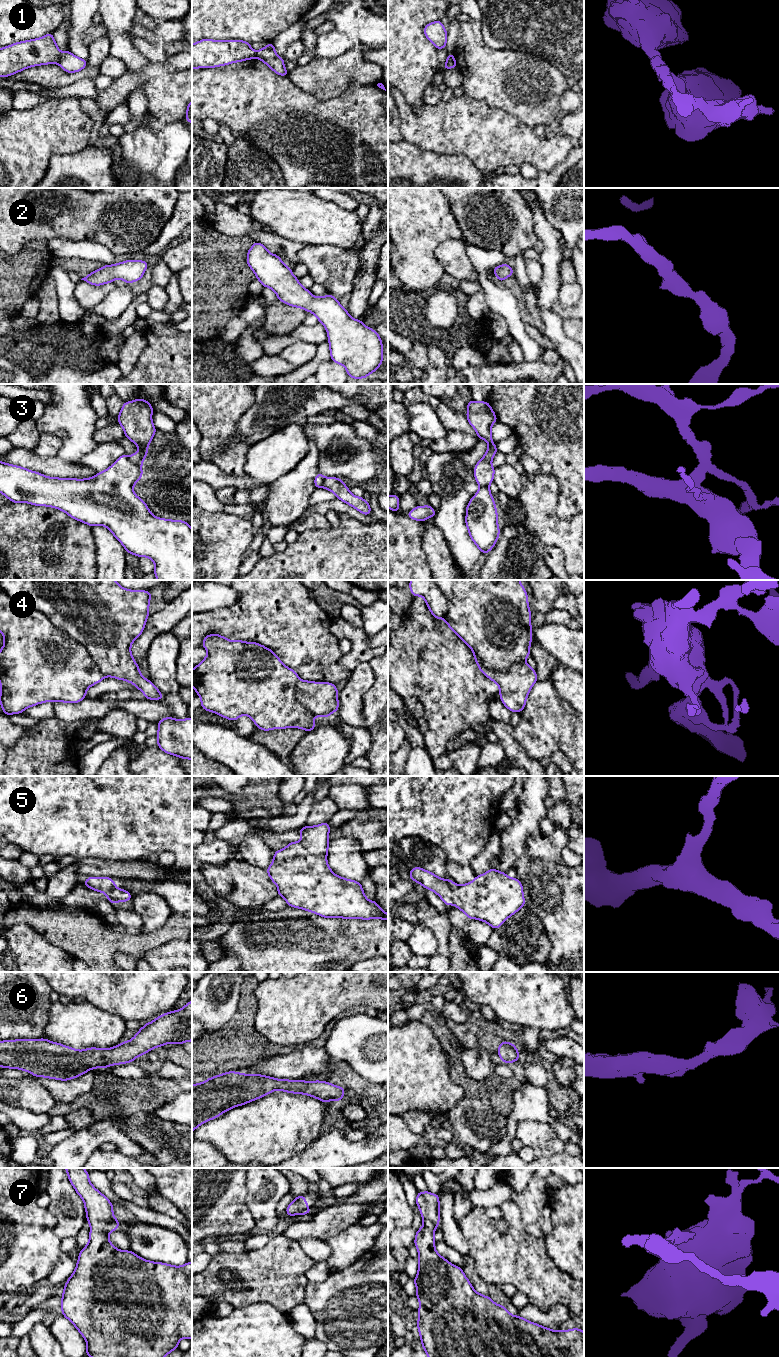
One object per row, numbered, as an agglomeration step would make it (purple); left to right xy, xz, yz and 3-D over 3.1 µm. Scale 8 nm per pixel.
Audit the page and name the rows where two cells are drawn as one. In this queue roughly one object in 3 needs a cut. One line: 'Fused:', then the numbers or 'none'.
Fused: 1, 3, 4

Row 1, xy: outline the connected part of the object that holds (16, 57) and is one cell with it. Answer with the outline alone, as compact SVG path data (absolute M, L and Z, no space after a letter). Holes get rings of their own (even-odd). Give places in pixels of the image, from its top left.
M53 33L0 48L0 77L12 76L33 66L58 63L60 55Z

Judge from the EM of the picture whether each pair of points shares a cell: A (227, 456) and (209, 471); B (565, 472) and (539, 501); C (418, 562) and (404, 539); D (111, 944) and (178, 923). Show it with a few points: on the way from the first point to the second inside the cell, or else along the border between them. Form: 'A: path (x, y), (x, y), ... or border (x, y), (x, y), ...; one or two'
A: border (202, 459), (214, 462), (225, 472), (236, 477); two
B: border (553, 474), (557, 482), (557, 505); two
C: path (412, 556), (404, 548), (404, 545); one
D: path (128, 943), (151, 941), (161, 936); one

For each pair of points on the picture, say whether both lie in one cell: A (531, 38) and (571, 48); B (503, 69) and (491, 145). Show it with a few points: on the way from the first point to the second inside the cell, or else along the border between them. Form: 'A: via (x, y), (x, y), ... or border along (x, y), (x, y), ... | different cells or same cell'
A: via (541, 38), (547, 41), (561, 41) | same cell
B: border along (475, 99), (504, 109), (518, 119) | different cells

